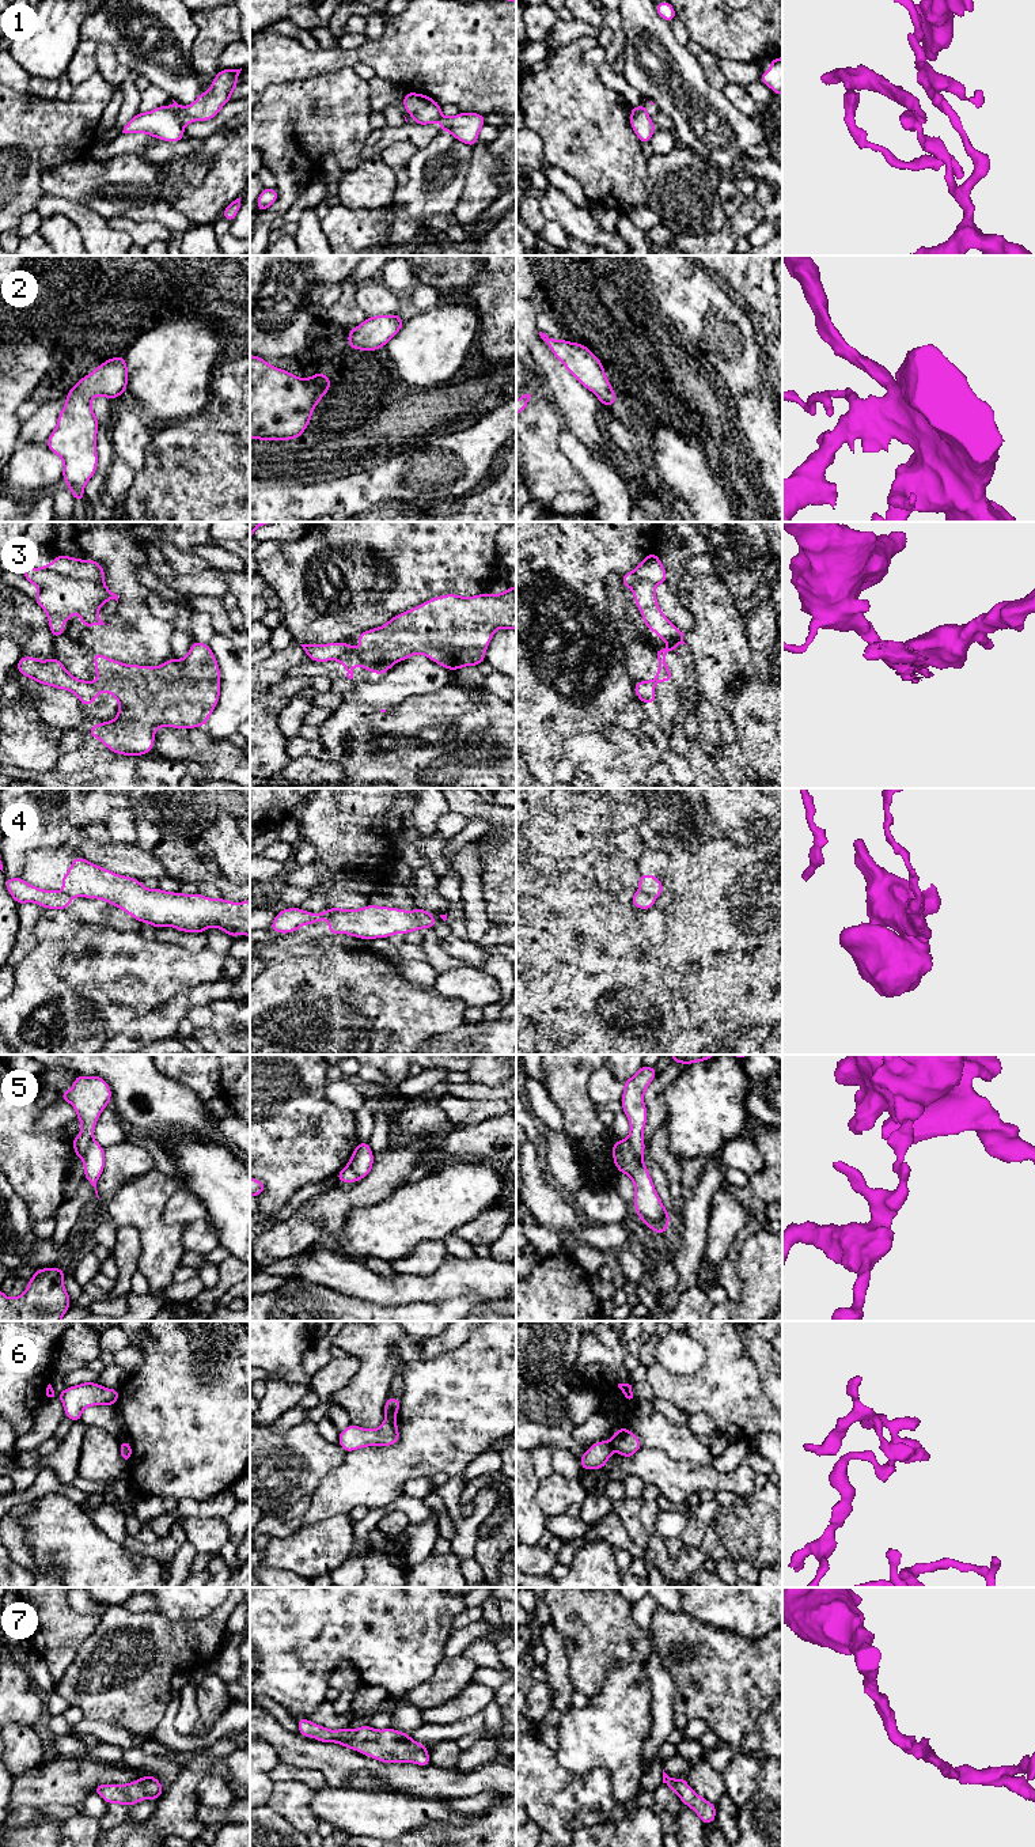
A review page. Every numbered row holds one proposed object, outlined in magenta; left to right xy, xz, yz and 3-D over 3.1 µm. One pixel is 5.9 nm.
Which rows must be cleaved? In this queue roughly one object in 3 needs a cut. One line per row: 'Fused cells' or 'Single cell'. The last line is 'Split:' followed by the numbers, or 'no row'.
1: Fused cells
2: Single cell
3: Fused cells
4: Fused cells
5: Fused cells
6: Fused cells
7: Single cell
Split: 1, 3, 4, 5, 6

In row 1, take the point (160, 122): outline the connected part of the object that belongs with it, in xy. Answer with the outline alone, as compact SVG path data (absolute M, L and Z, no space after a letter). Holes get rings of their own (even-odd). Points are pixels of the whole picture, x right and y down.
M167 105L148 113L137 113L125 126L122 133L145 133L159 140L177 143L185 137L183 128Z

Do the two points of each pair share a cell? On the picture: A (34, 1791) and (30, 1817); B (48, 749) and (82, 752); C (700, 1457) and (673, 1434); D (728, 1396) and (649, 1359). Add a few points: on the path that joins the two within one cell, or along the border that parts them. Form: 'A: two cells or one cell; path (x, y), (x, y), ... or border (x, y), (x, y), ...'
A: two cells; border (38, 1808), (18, 1806), (15, 1809)
B: two cells; border (60, 742), (57, 761), (48, 769), (35, 771)
C: one cell; path (693, 1450), (679, 1441)
D: two cells; border (656, 1362), (648, 1367)

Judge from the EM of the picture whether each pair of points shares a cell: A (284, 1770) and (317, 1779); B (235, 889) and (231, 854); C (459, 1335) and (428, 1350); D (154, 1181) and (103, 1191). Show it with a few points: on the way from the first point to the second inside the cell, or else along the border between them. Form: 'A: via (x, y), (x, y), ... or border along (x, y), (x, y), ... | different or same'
A: via (292, 1772), (309, 1777) | same
B: border along (215, 856), (220, 873), (235, 884) | different
C: via (451, 1339), (436, 1346) | same
D: border along (150, 1172), (126, 1181), (103, 1200) | different

